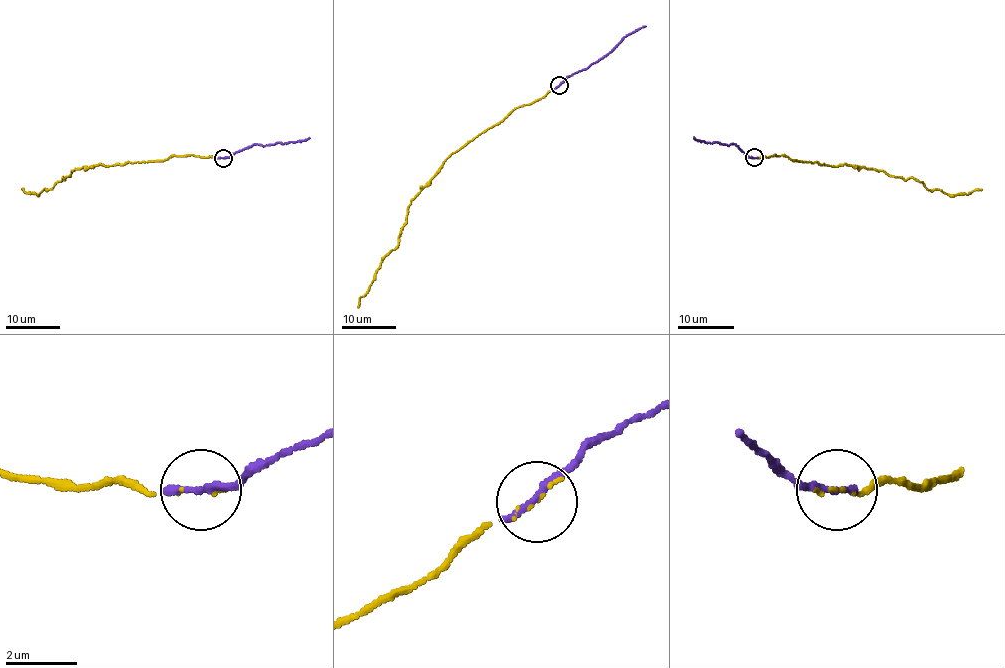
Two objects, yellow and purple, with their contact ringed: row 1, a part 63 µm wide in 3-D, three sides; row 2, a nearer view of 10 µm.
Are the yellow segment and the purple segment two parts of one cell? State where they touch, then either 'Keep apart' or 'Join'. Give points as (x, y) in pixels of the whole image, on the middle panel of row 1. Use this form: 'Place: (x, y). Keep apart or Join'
Place: (559, 85). Join

